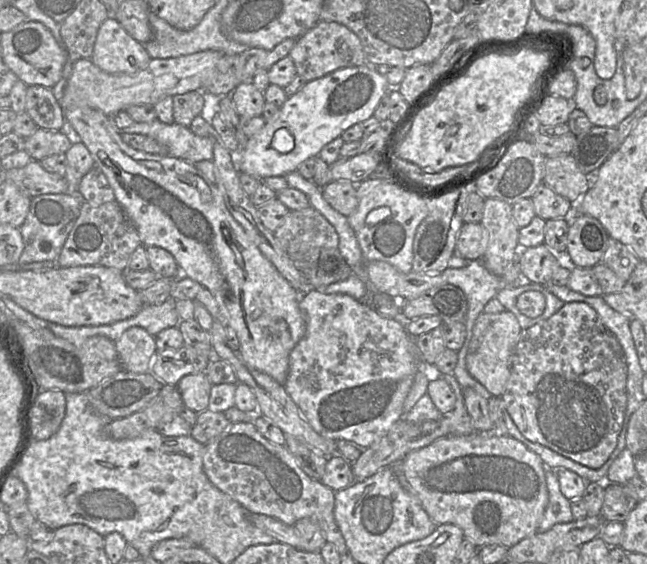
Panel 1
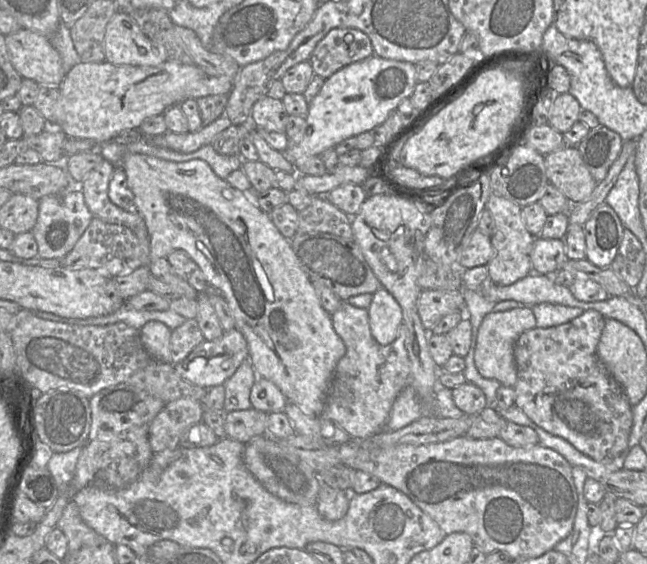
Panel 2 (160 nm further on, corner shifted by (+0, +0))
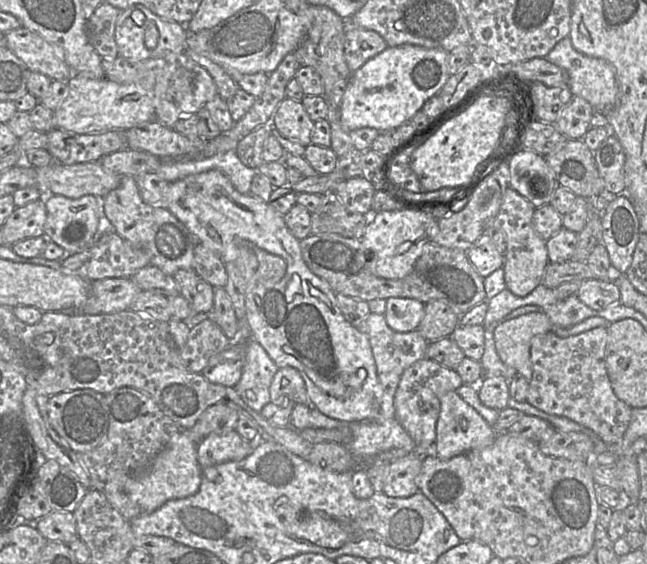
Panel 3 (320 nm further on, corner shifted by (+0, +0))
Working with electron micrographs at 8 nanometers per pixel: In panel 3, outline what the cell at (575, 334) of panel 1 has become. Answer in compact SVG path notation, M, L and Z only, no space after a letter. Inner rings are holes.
M596 327L577 335L559 337L552 331L533 337L530 343L532 377L529 380L526 402L551 415L568 418L592 430L603 442L620 441L630 423L631 409L614 393L605 364L607 331Z

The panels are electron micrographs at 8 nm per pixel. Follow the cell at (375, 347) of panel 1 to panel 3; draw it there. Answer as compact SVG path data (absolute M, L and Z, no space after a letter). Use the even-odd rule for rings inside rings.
M370 313L357 327L366 334L372 348L379 384L382 388L380 414L378 421L395 418L394 395L402 373L416 361L426 358L428 341L416 329L410 332L397 332L391 329L383 314Z

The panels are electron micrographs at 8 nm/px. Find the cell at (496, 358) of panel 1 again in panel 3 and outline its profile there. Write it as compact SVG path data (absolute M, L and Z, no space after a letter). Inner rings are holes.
M530 312L499 321L493 331L497 354L505 365L529 381L532 377L531 340L551 329L548 316L542 312Z

